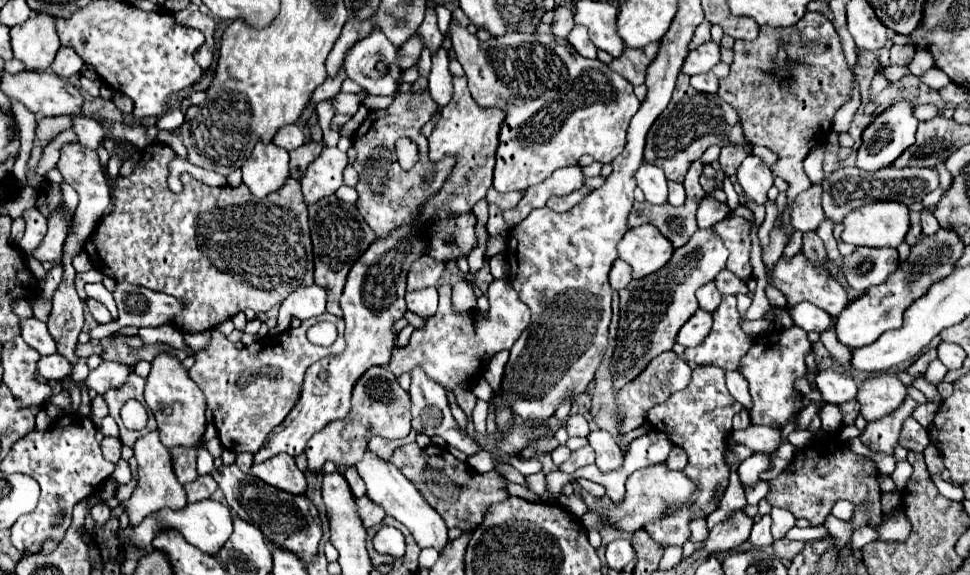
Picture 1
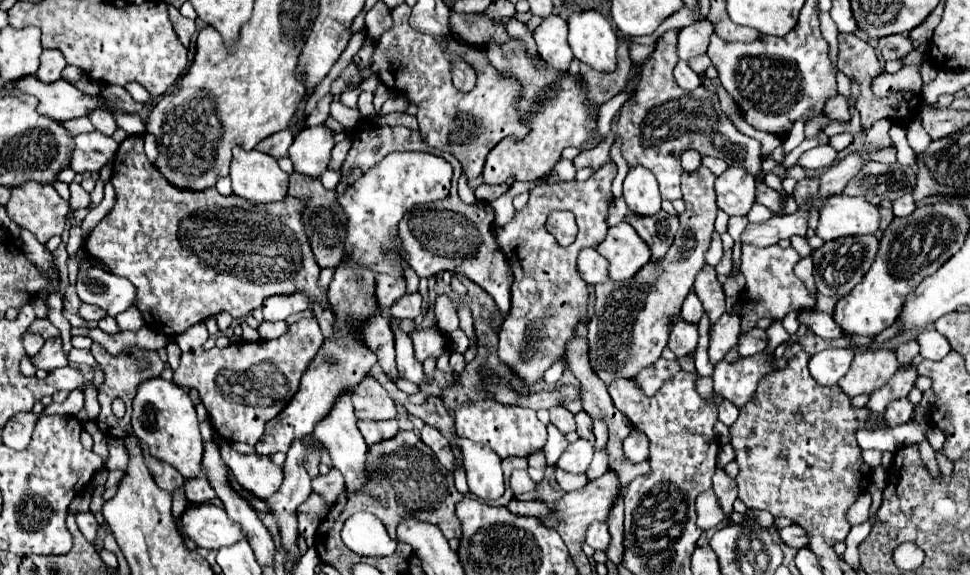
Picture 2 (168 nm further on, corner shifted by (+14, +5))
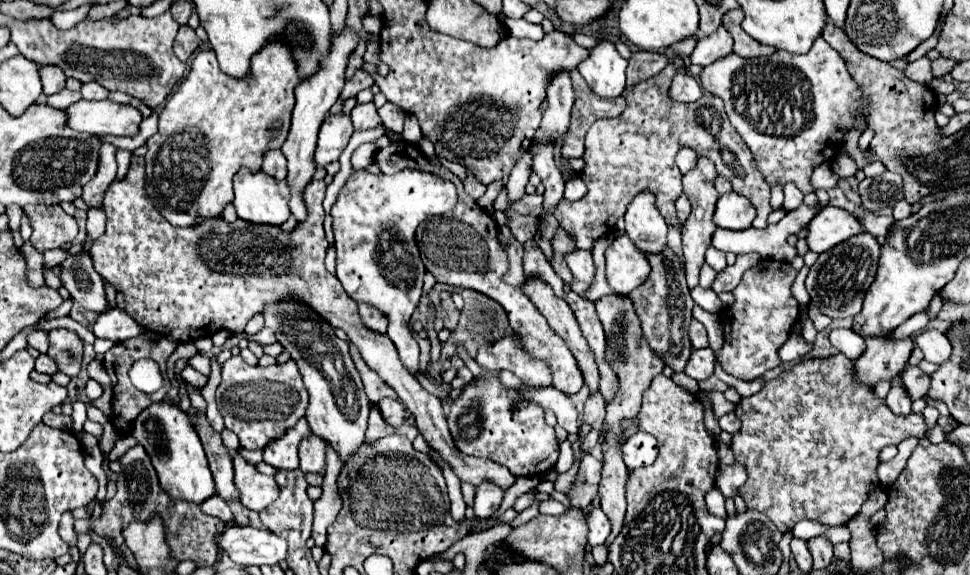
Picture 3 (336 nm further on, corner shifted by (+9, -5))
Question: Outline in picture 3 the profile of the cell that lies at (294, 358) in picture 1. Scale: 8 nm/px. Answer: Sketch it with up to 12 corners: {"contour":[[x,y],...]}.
{"contour":[[295,362],[223,364],[217,408],[247,450],[307,410]]}

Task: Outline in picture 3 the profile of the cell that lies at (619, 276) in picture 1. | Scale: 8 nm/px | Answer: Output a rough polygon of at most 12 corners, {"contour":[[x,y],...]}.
{"contour":[[591,252],[565,256],[573,278],[591,284],[595,264]]}

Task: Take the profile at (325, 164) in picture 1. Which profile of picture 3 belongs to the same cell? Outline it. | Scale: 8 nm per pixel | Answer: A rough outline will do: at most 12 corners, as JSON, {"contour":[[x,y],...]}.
{"contour":[[329,114],[319,130],[315,164],[337,160],[353,134],[347,114]]}

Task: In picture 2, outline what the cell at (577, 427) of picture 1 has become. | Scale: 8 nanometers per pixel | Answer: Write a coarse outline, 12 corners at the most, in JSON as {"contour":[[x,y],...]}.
{"contour":[[550,408],[550,420],[562,434],[576,430],[574,414]]}

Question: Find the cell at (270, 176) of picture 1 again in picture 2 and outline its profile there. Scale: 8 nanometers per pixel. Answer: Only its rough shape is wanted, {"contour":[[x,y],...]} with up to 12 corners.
{"contour":[[234,146],[232,192],[278,202],[288,190],[274,156]]}

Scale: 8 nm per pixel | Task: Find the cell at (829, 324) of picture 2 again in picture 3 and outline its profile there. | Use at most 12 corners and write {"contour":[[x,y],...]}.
{"contour":[[833,330],[829,340],[839,352],[857,360],[865,340],[853,330]]}

